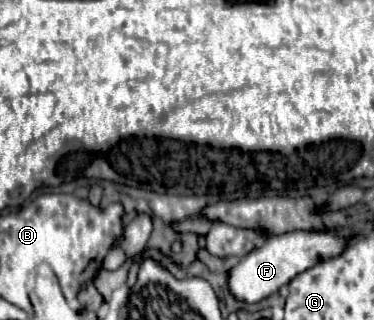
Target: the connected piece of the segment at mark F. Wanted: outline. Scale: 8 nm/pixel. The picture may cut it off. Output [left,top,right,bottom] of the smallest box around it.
[229,229,345,303]

